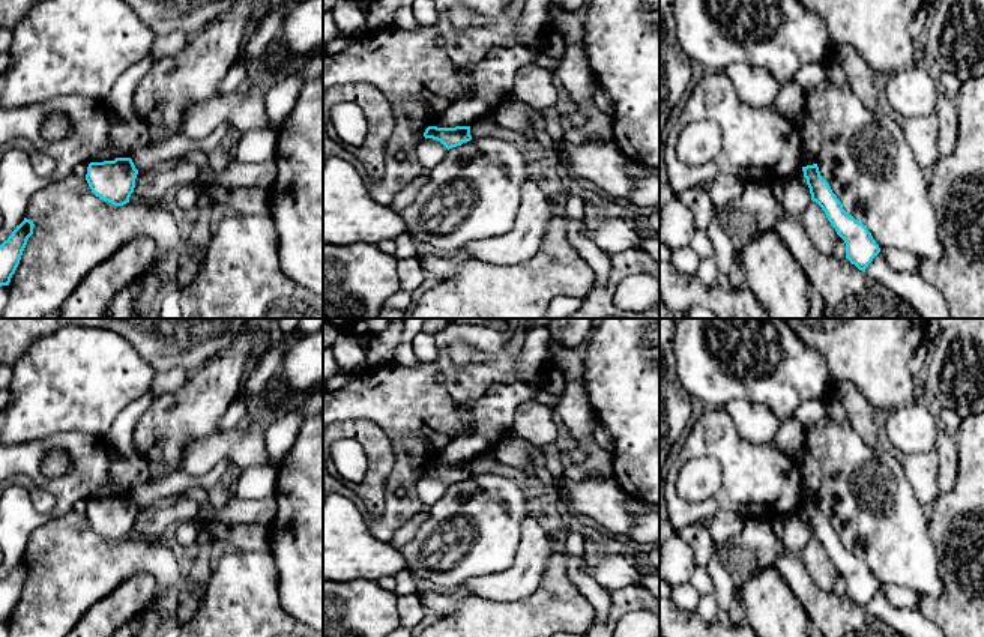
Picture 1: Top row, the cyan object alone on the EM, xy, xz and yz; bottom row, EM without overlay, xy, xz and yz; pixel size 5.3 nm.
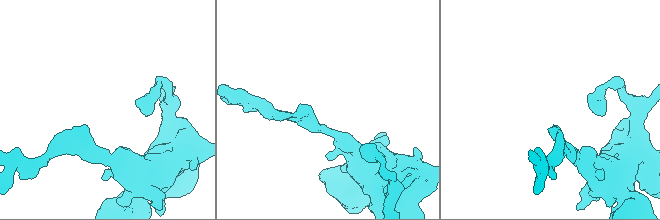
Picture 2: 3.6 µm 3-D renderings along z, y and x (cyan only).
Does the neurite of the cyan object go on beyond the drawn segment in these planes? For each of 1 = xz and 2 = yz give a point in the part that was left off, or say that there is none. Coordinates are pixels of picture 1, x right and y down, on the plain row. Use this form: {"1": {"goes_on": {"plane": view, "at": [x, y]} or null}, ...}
{"1": {"goes_on": null}, "2": {"goes_on": null}}

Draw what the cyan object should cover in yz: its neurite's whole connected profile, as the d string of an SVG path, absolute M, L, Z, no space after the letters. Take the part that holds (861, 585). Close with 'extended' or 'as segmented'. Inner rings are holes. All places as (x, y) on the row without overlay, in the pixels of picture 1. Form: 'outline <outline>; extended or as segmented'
outline M817 500L802 503L810 524L811 536L825 548L837 571L846 580L846 595L859 607L865 608L873 595L880 589L868 565L849 551L829 520L820 512Z; as segmented

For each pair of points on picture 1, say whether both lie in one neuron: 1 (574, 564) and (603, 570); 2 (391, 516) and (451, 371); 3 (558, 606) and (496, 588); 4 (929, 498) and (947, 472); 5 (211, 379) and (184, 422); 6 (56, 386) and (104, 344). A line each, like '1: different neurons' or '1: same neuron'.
1: different neurons
2: same neuron
3: different neurons
4: different neurons
5: same neuron
6: same neuron

